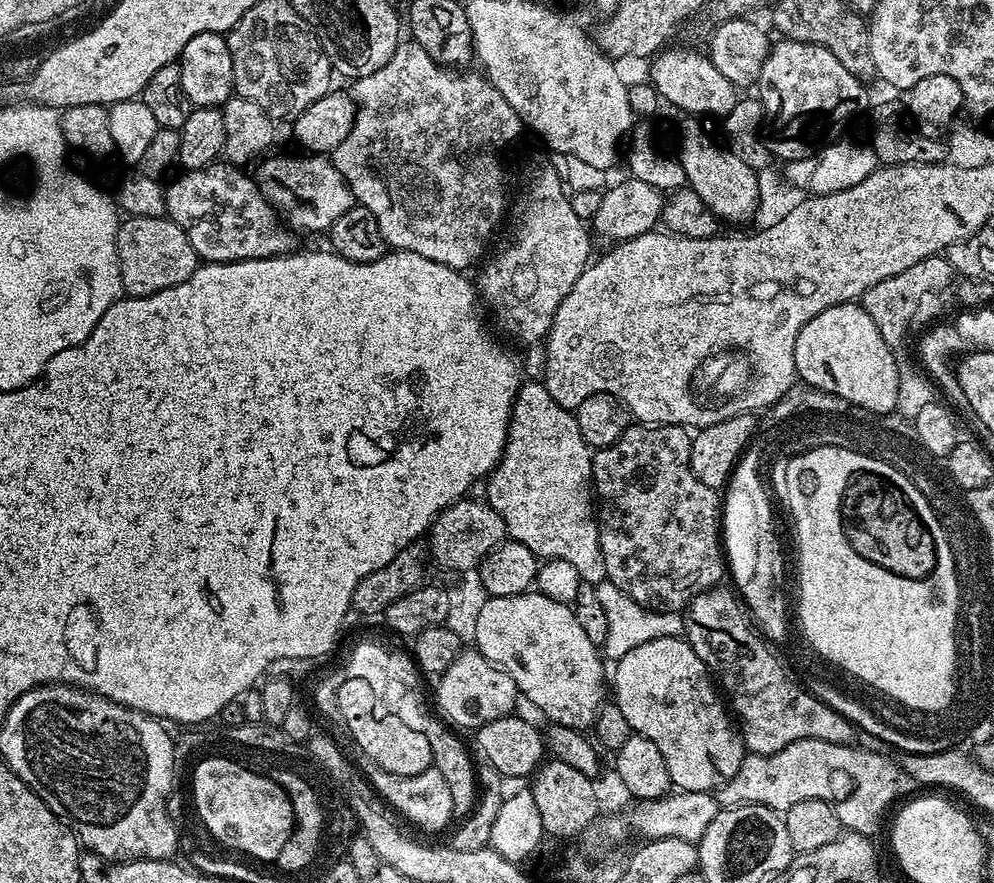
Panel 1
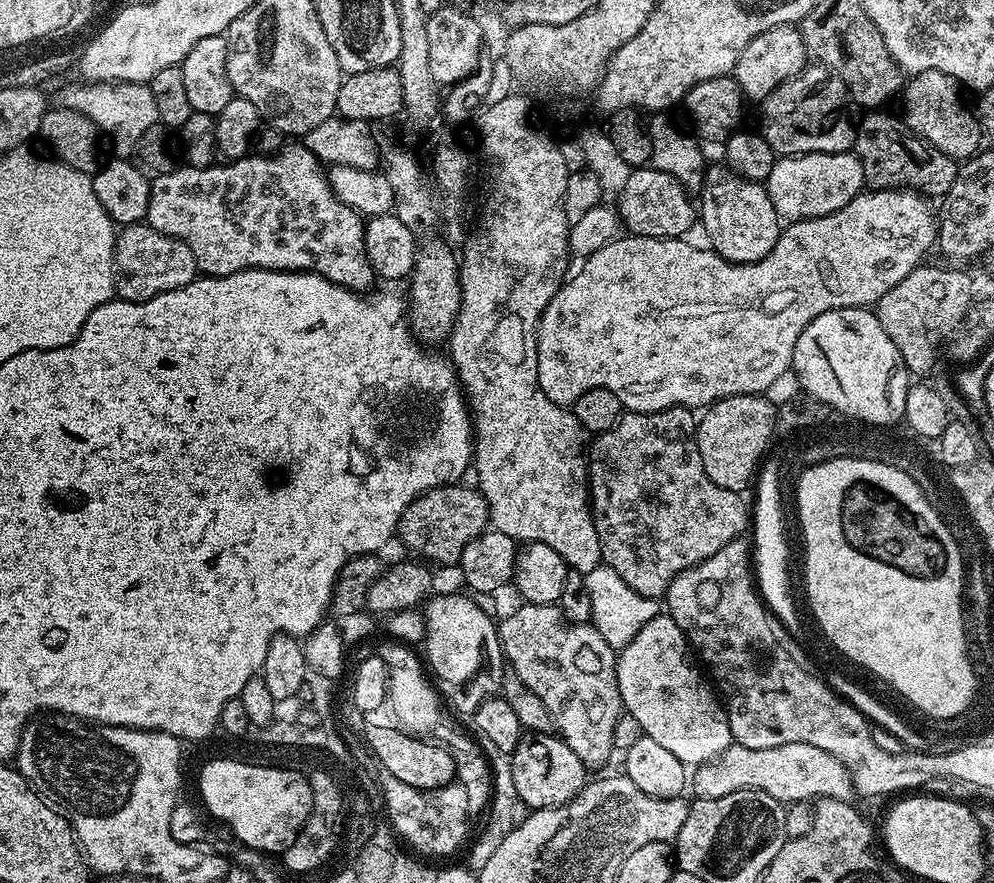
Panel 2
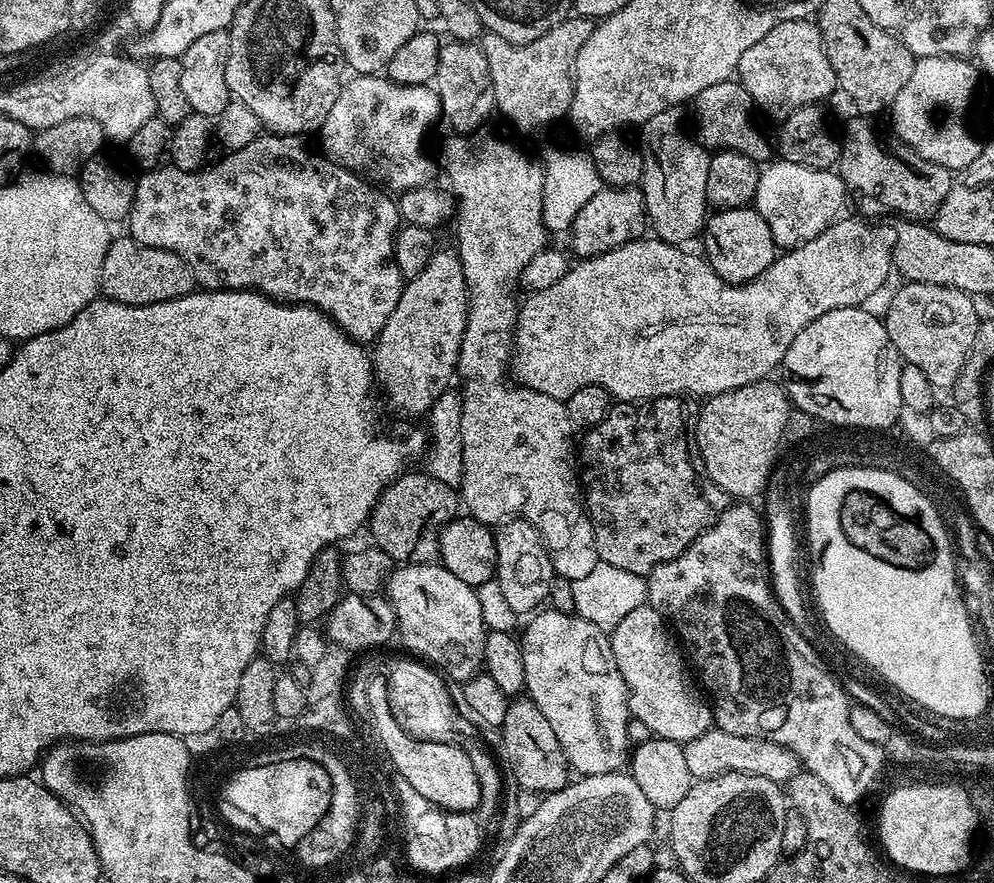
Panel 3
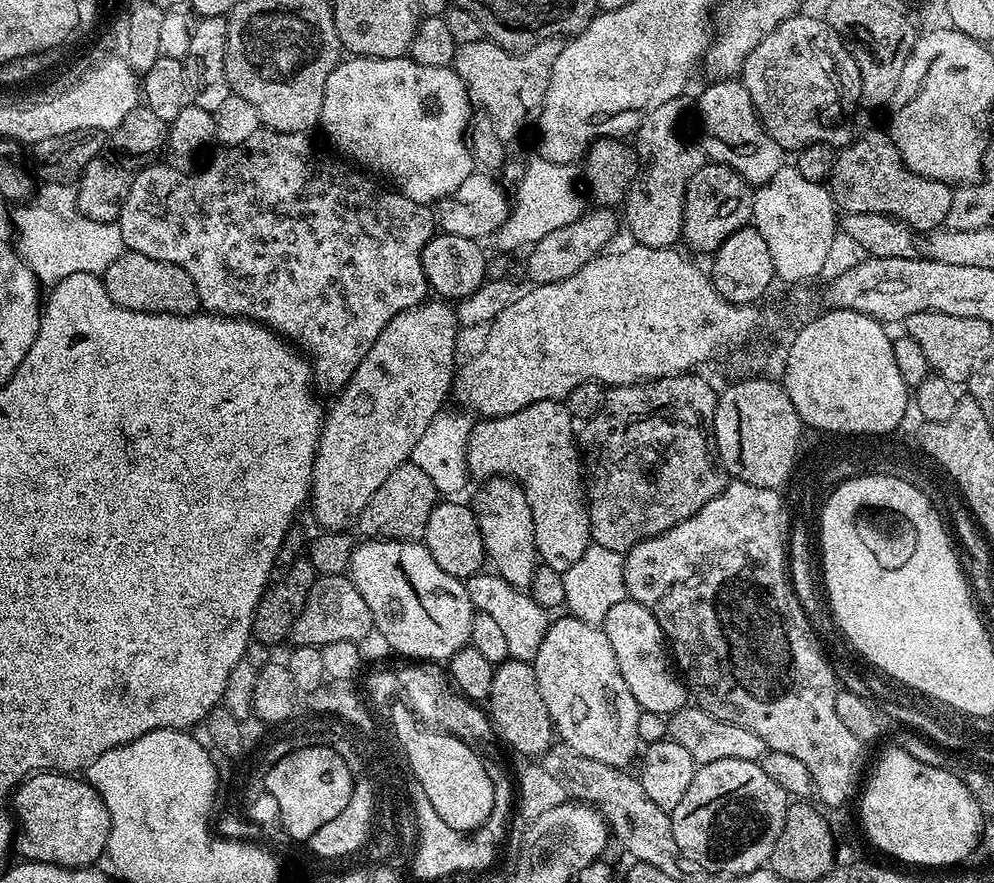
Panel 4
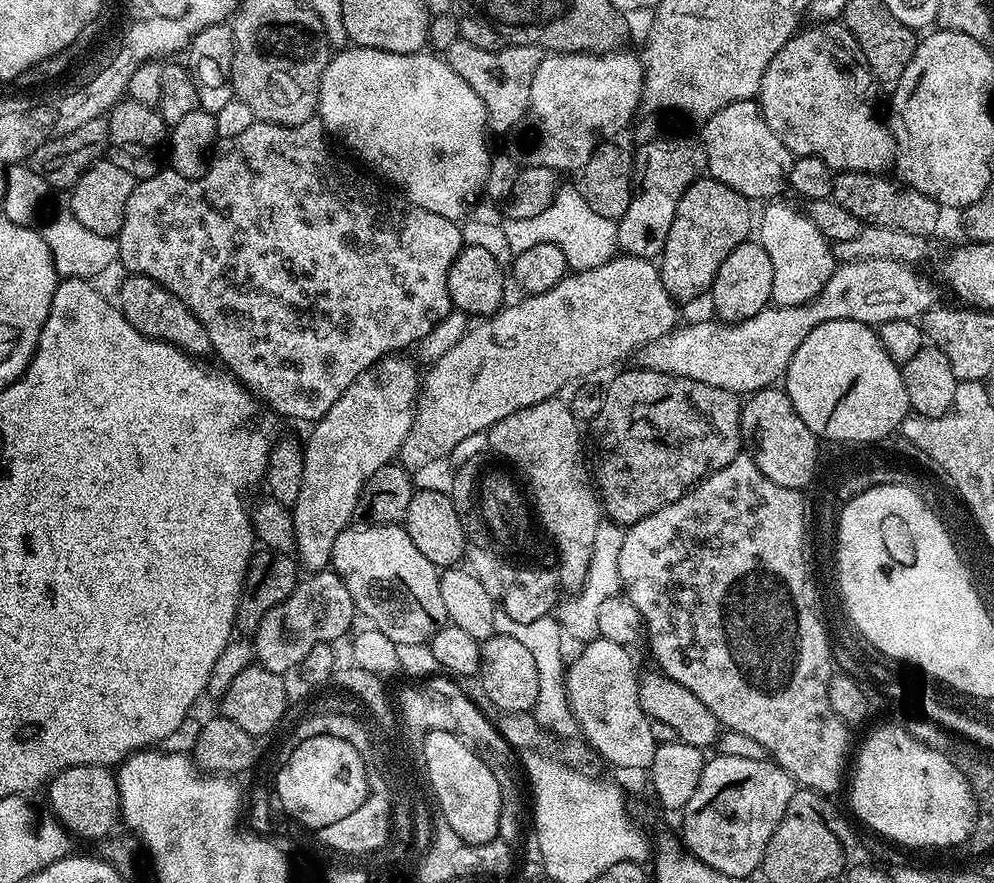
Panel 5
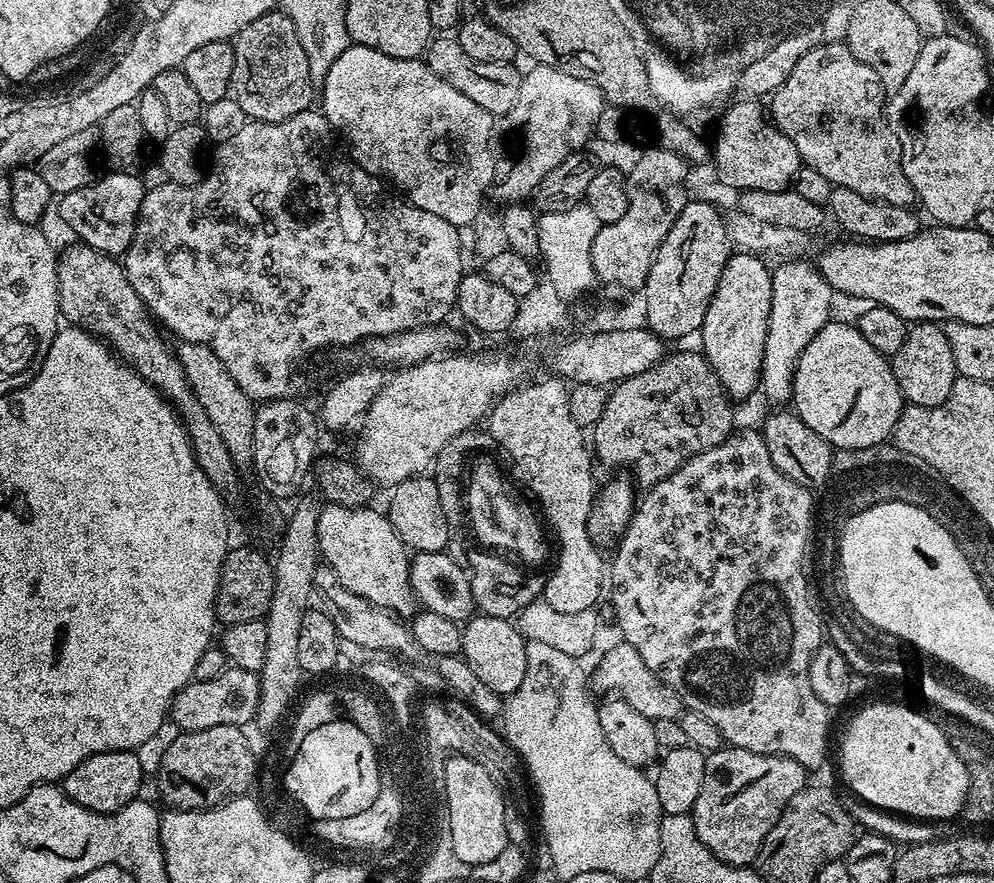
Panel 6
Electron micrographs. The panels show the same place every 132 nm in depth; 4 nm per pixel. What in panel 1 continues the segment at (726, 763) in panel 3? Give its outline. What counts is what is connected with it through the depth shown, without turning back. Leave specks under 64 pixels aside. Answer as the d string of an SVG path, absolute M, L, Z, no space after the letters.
M799 740L772 756L745 755L740 763L738 774L730 778L715 793L716 803L725 808L737 808L743 804L761 804L781 814L790 810L797 802L807 800L821 800L836 809L841 825L847 831L856 832L860 836L875 837L875 832L880 828L880 819L884 811L892 804L896 791L900 788L902 773L896 765L895 759L883 756L880 752L867 752L864 748L856 748L855 743L835 744L821 740Z

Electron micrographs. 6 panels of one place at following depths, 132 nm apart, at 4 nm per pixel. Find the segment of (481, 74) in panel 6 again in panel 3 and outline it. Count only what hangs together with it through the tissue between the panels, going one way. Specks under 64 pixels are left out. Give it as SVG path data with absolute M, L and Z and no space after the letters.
M569 15L542 38L529 44L511 44L498 34L485 31L478 43L486 54L494 98L499 115L504 115L520 132L532 132L560 120L572 111L572 89L578 50L590 38L594 27L591 19Z

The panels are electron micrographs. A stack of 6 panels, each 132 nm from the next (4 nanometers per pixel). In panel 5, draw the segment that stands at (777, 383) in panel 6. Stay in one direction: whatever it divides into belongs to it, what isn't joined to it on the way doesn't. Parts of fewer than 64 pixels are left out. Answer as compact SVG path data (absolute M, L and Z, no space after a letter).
M777 198L763 205L764 213L758 216L758 242L770 254L770 266L774 266L774 286L771 303L789 308L805 304L814 299L826 286L830 274L838 263L832 255L832 244L814 226L807 211L787 204L784 198Z

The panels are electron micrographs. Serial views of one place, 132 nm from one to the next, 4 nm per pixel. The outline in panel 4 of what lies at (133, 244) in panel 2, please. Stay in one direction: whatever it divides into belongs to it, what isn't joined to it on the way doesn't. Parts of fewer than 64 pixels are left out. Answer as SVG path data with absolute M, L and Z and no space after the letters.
M124 250L104 271L102 279L106 294L110 294L118 306L131 312L194 316L202 308L194 278L186 270L158 258L148 258L142 253Z

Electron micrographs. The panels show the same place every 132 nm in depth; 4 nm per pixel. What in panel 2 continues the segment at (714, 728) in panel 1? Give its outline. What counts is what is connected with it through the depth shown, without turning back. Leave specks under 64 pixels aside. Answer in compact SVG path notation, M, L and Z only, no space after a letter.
M661 614L650 618L650 622L646 622L646 626L638 630L638 634L634 634L628 645L619 649L616 657L616 677L623 711L638 718L644 734L654 738L654 742L660 743L666 750L670 750L670 754L674 754L674 758L678 758L684 765L699 766L721 756L734 741L728 713L721 697L714 691L705 673L703 671L700 673L692 665L691 659L693 660L693 657L690 655L688 637L676 625L672 616Z

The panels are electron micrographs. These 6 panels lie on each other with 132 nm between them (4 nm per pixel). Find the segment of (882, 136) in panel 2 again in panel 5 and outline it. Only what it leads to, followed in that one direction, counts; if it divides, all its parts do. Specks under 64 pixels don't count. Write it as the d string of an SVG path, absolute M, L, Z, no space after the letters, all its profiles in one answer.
M841 172L834 182L831 199L836 200L838 206L850 210L861 225L890 226L890 230L907 230L910 234L935 237L936 227L940 224L941 205L899 179L891 180L890 177L875 172Z

